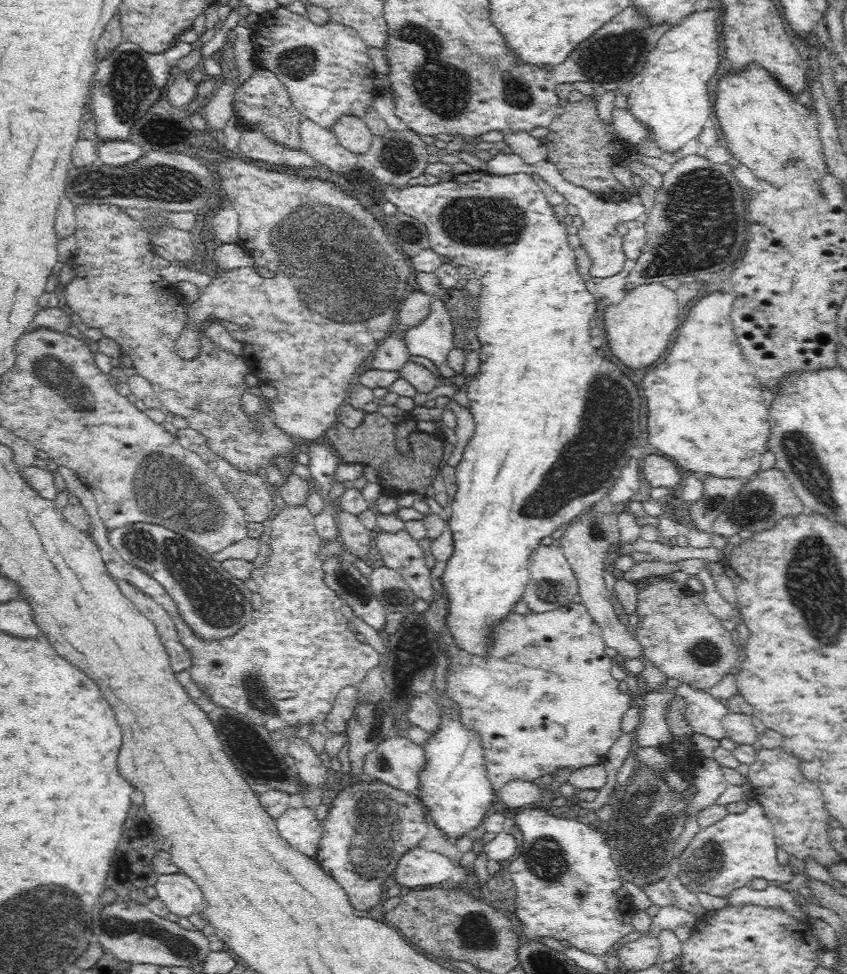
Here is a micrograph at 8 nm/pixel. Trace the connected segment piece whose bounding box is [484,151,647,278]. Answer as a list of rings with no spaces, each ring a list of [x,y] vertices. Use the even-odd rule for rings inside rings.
[[[499,151],[496,154],[492,154],[484,164],[488,166],[488,170],[492,174],[516,174],[516,172],[524,172],[524,174],[528,174],[530,177],[537,175],[541,180],[562,194],[567,204],[570,203],[577,207],[578,215],[583,221],[577,235],[581,241],[581,248],[584,248],[591,258],[590,276],[609,277],[618,274],[622,270],[627,257],[623,250],[624,238],[618,233],[617,229],[619,226],[623,226],[625,222],[643,218],[647,209],[641,203],[639,196],[630,196],[620,200],[602,199],[599,195],[581,186],[574,186],[570,182],[566,182],[560,173],[558,173],[556,166],[548,158],[544,158],[544,160],[540,160],[540,162],[530,166],[524,164],[523,160],[516,153],[508,154],[508,152]]]

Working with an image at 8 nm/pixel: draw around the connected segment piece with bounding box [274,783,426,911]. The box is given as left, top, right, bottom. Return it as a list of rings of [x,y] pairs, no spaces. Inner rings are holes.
[[[348,784],[334,798],[322,822],[316,819],[314,810],[305,806],[288,806],[274,820],[280,836],[290,846],[315,858],[324,872],[340,883],[353,908],[374,911],[384,894],[384,878],[392,874],[400,850],[424,834],[426,811],[420,810],[421,798],[418,796],[416,802],[416,796],[417,792],[404,794],[388,784]]]

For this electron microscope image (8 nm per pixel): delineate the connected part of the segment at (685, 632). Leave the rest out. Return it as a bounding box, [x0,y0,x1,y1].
[634,579,740,688]

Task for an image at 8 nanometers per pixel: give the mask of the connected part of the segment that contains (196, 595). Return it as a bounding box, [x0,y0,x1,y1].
[105,522,255,642]

